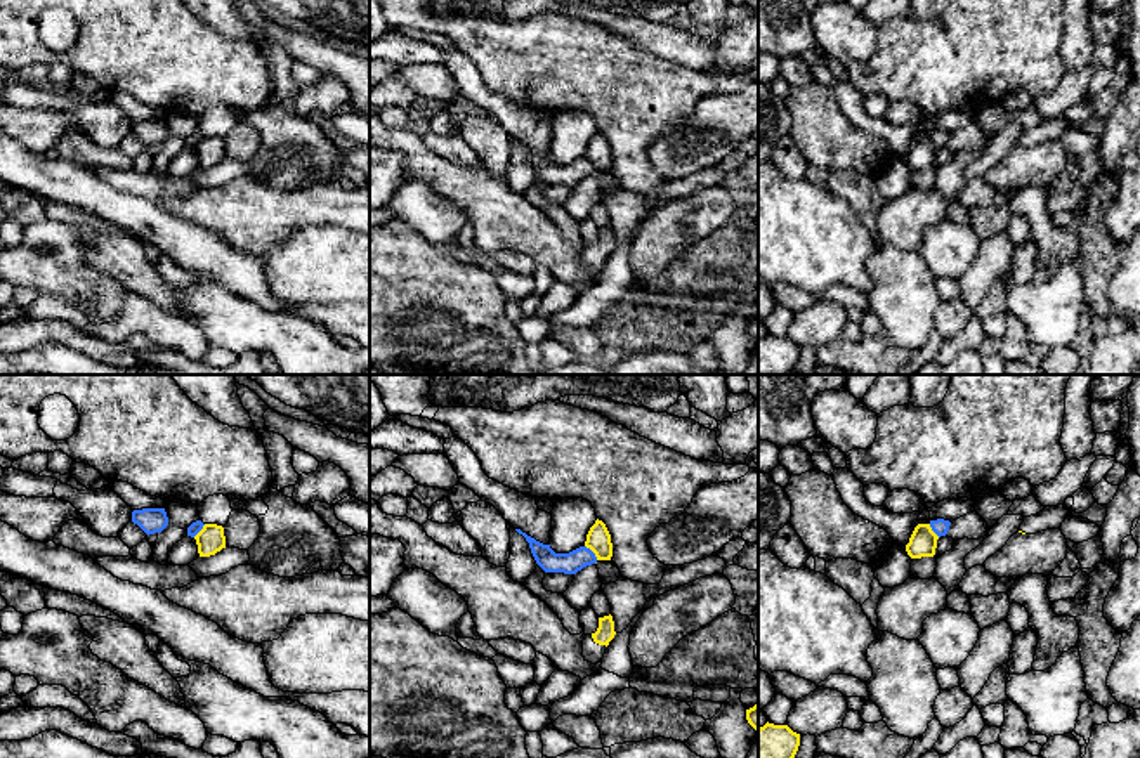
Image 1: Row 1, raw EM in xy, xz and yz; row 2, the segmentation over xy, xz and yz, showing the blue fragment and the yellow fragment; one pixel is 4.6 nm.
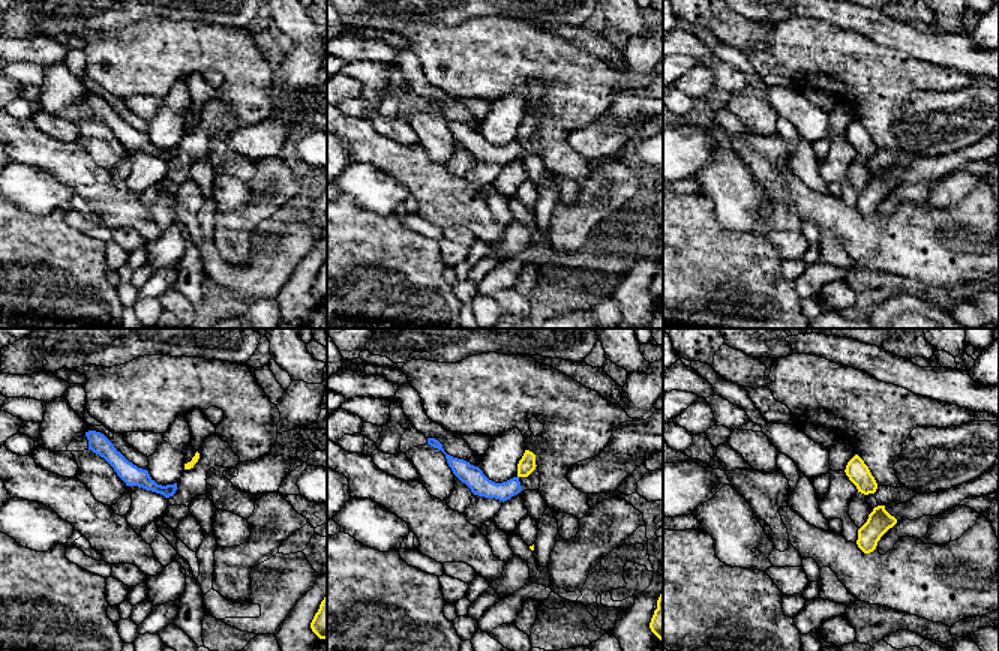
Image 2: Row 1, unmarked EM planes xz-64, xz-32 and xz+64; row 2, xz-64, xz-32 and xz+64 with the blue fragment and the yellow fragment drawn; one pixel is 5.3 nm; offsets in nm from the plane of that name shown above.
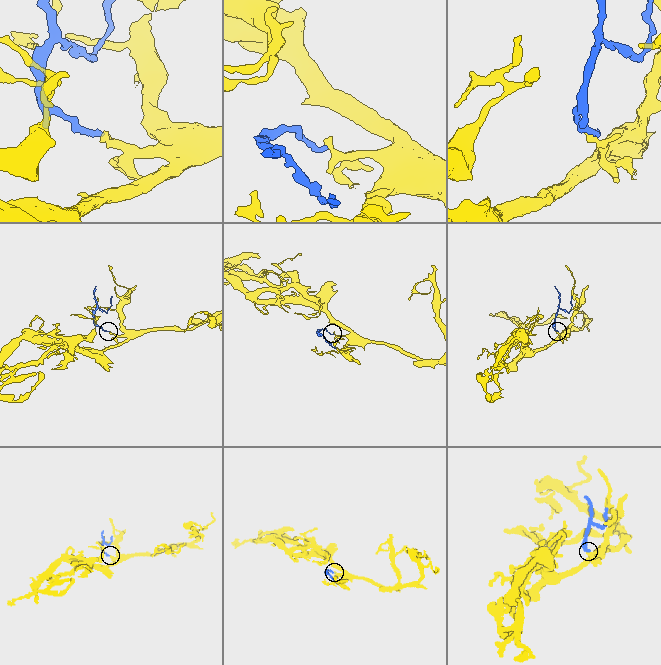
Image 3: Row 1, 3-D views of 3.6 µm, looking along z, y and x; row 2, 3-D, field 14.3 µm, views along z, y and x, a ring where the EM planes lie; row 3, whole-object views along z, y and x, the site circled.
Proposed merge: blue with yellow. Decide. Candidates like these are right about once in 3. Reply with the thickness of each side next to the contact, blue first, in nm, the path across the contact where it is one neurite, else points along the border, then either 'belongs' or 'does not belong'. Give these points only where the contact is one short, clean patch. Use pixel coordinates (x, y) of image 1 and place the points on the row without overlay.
calibres 100 and 110 nm; border xz (585, 156), (597, 170); does not belong

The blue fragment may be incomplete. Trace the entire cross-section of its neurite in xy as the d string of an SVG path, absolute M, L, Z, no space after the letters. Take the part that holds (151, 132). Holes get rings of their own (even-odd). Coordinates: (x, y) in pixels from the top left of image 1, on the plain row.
M142 120L132 123L132 134L149 147L161 144L168 137L168 128L165 120Z

